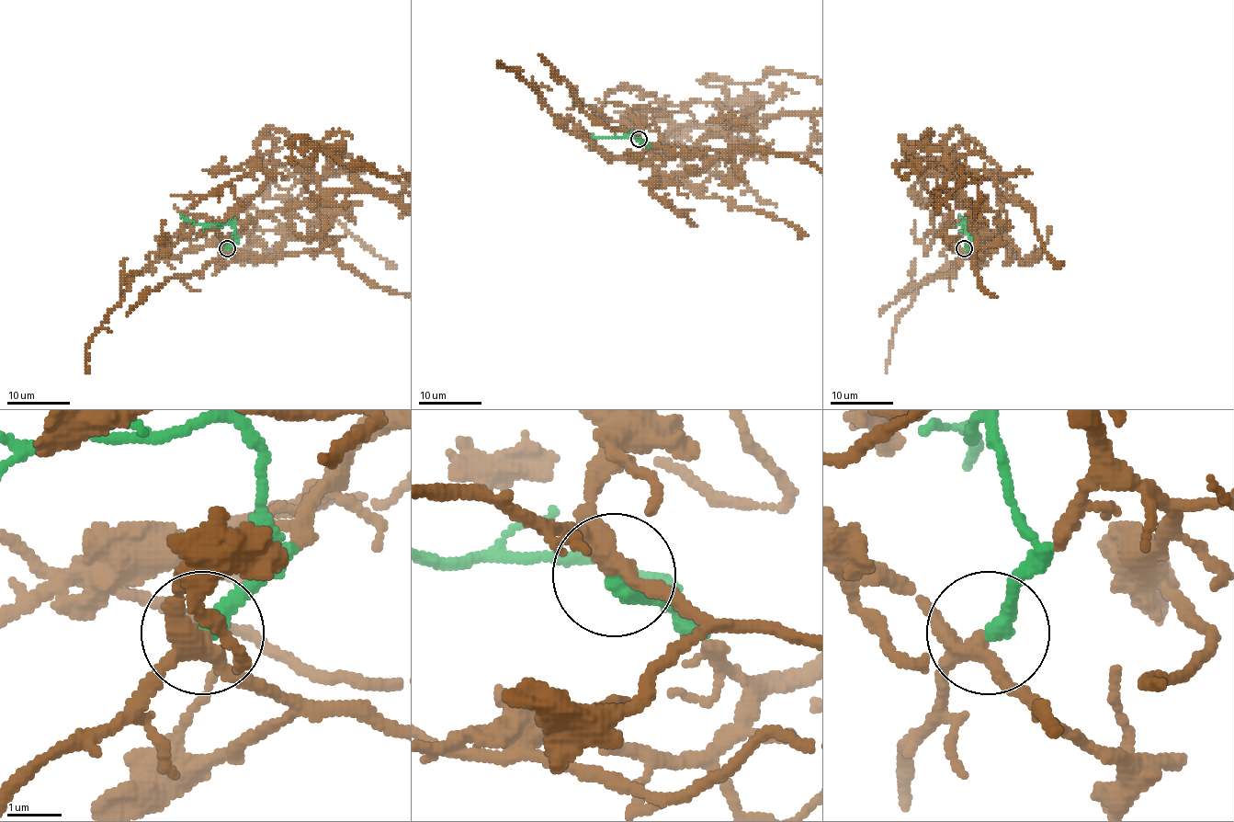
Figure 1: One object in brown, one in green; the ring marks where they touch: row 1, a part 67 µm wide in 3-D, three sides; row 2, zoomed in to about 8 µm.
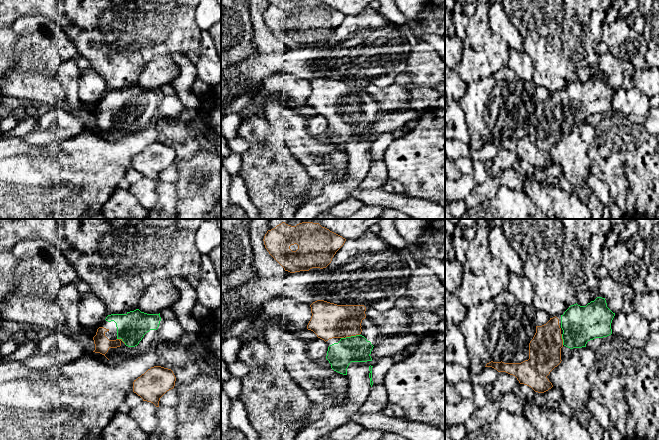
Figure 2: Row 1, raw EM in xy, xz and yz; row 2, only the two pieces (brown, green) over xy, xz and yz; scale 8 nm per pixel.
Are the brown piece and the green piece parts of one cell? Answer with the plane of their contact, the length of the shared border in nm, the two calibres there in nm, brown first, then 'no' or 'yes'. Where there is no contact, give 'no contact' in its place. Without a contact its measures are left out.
meets brown in xz; contact 120 nm long; 280 nm thick on the brown side, 200 nm on the other; yes

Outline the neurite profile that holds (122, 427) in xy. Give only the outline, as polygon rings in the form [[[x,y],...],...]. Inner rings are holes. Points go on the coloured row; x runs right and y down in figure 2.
[[[118,411],[112,421],[103,429],[104,440],[148,440],[148,435],[140,429],[129,414]]]

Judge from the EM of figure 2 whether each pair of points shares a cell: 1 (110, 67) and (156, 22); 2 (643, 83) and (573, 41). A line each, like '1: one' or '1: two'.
1: one
2: one

